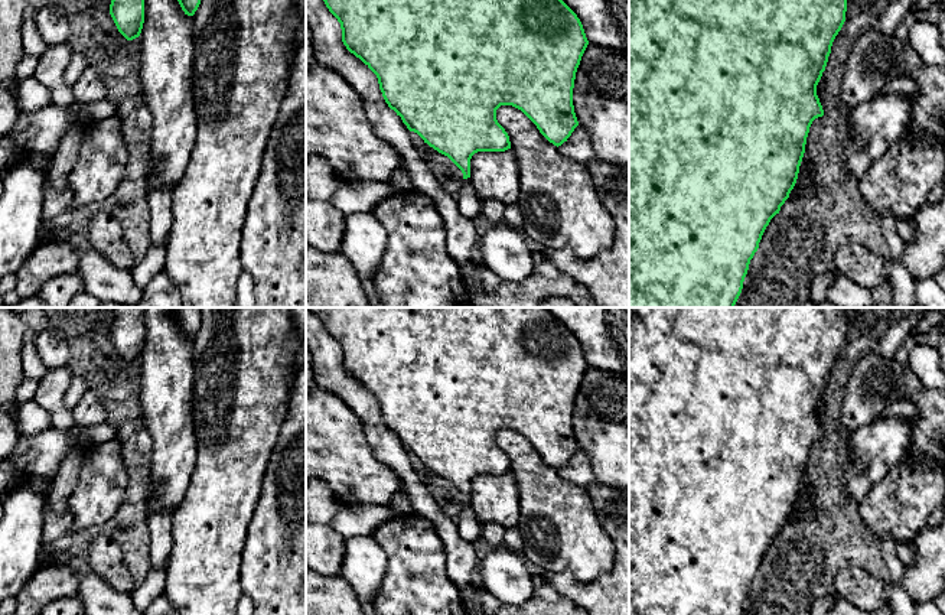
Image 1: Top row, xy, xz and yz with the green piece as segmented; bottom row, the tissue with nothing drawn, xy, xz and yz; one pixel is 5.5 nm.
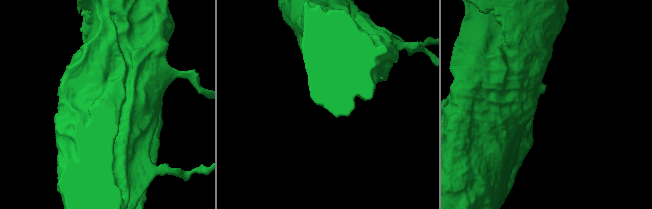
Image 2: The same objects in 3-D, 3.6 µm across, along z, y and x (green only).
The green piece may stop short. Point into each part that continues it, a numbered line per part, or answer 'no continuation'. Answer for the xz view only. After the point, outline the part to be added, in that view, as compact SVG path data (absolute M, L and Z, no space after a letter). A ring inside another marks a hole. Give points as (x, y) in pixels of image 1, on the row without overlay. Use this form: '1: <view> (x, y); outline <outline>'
1: xz (469, 527); outline M470 501L463 504L463 510L456 520L459 527L459 534L463 540L475 544L480 540L482 524L476 518Z

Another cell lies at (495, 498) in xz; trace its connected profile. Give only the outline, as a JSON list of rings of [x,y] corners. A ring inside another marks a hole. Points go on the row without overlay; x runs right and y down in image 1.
[[[511,472],[478,475],[470,482],[470,505],[479,523],[517,527],[519,521],[519,489]]]

